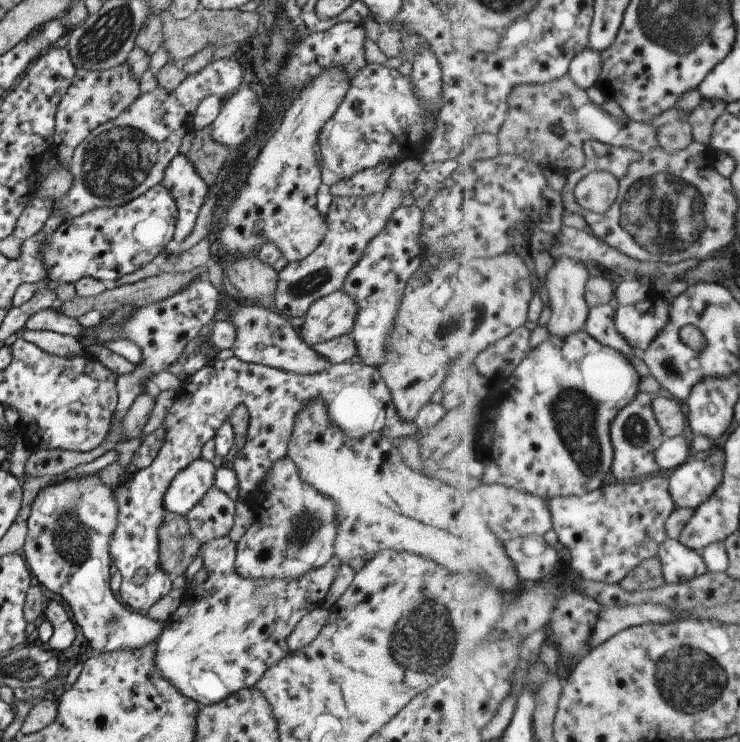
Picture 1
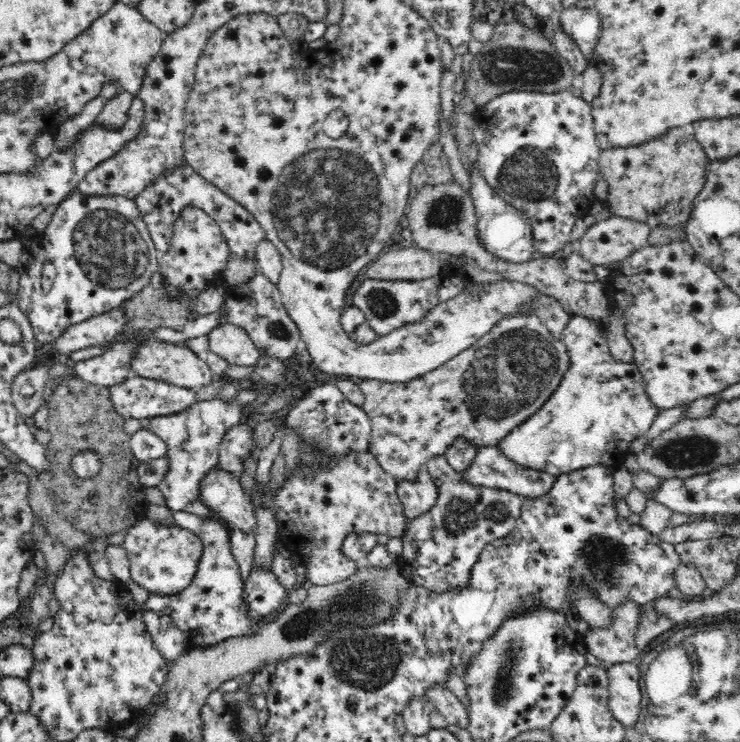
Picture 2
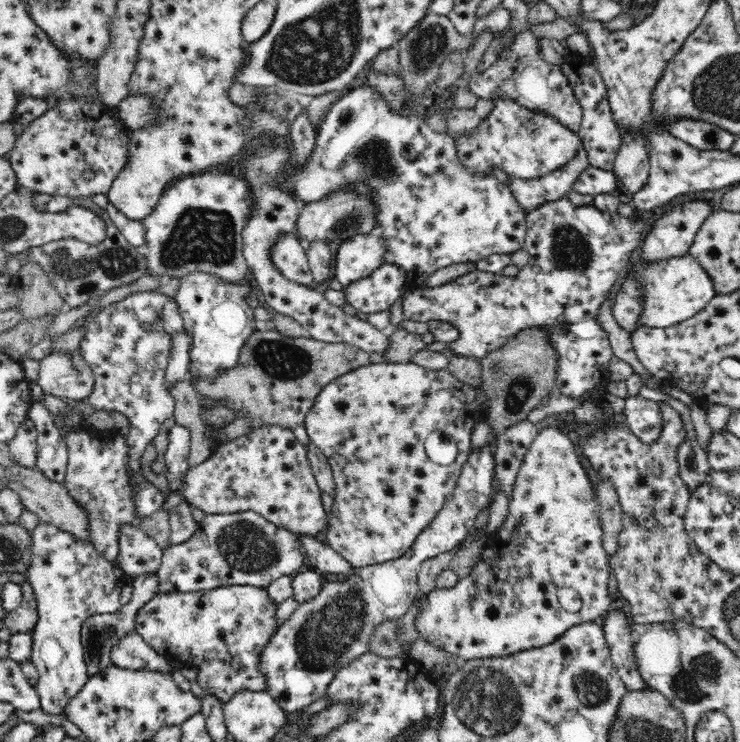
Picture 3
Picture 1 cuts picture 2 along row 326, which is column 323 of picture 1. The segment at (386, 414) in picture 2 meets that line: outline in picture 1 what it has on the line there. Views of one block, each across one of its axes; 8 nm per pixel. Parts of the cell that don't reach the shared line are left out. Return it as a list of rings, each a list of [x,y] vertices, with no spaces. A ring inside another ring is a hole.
[[[285,456],[283,459],[279,459],[270,468],[268,475],[261,481],[253,491],[253,496],[248,500],[248,506],[251,508],[253,514],[251,524],[245,529],[245,532],[241,535],[241,538],[236,542],[236,551],[234,556],[234,571],[243,578],[250,579],[294,579],[296,576],[305,574],[309,569],[317,568],[323,566],[331,557],[334,556],[333,543],[336,535],[336,528],[338,522],[334,515],[336,514],[336,504],[333,499],[330,499],[327,495],[323,495],[314,486],[306,483],[304,480],[300,479],[298,475],[297,467],[293,464],[293,461]]]

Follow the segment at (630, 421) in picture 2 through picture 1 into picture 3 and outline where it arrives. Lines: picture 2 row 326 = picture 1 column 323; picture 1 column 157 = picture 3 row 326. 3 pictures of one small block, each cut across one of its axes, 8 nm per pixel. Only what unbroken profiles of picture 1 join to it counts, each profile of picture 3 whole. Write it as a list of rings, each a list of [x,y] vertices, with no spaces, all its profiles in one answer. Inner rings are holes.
[[[638,252],[627,270],[627,275],[638,281],[637,287],[644,299],[642,312],[636,320],[637,328],[668,328],[680,324],[699,314],[717,295],[706,271],[688,254],[645,264]]]

